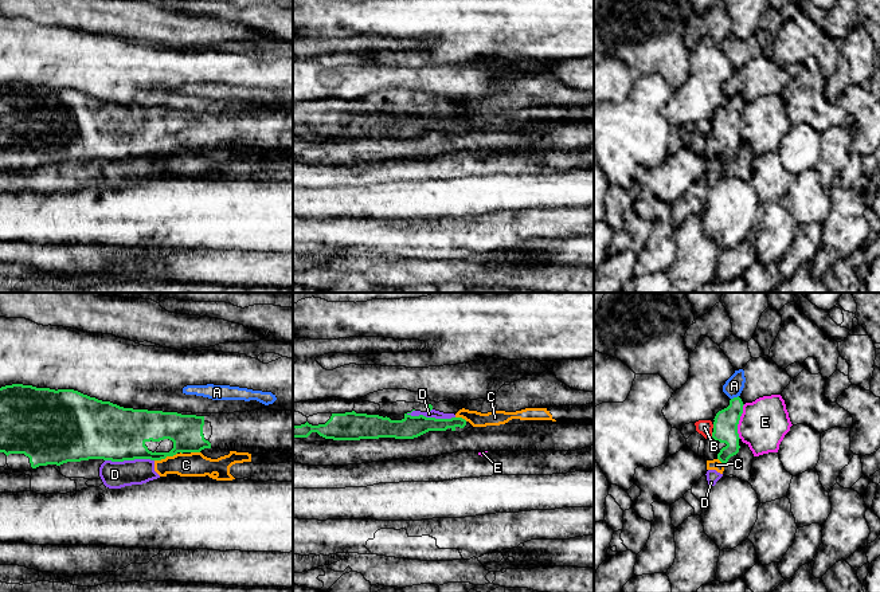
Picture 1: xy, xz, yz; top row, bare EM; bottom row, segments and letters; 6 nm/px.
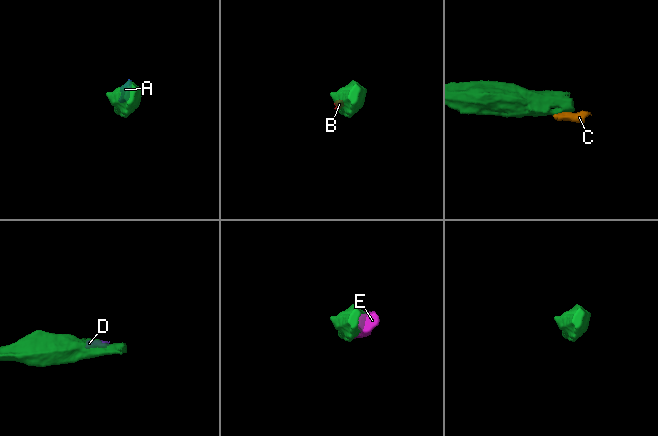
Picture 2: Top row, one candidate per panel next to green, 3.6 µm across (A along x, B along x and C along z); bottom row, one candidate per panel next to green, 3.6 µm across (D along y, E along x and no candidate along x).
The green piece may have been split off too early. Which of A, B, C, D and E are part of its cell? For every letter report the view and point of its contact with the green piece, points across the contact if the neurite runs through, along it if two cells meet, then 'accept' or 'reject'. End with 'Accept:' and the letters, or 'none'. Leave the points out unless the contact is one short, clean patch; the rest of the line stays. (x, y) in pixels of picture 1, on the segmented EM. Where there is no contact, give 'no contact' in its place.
A: contact yz (734, 398); border yz (738, 395), (731, 399); reject
B: contact yz (714, 426); border yz (712, 424), (714, 427); reject
C: contact xy (165, 457); border xy (176, 453), (155, 461); reject
D: contact xz (430, 418); border xz (406, 414), (454, 418); reject
E: contact yz (738, 422); reject
Accept: none

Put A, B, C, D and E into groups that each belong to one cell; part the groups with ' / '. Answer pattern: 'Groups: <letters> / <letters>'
Groups: A / B / C D / E

